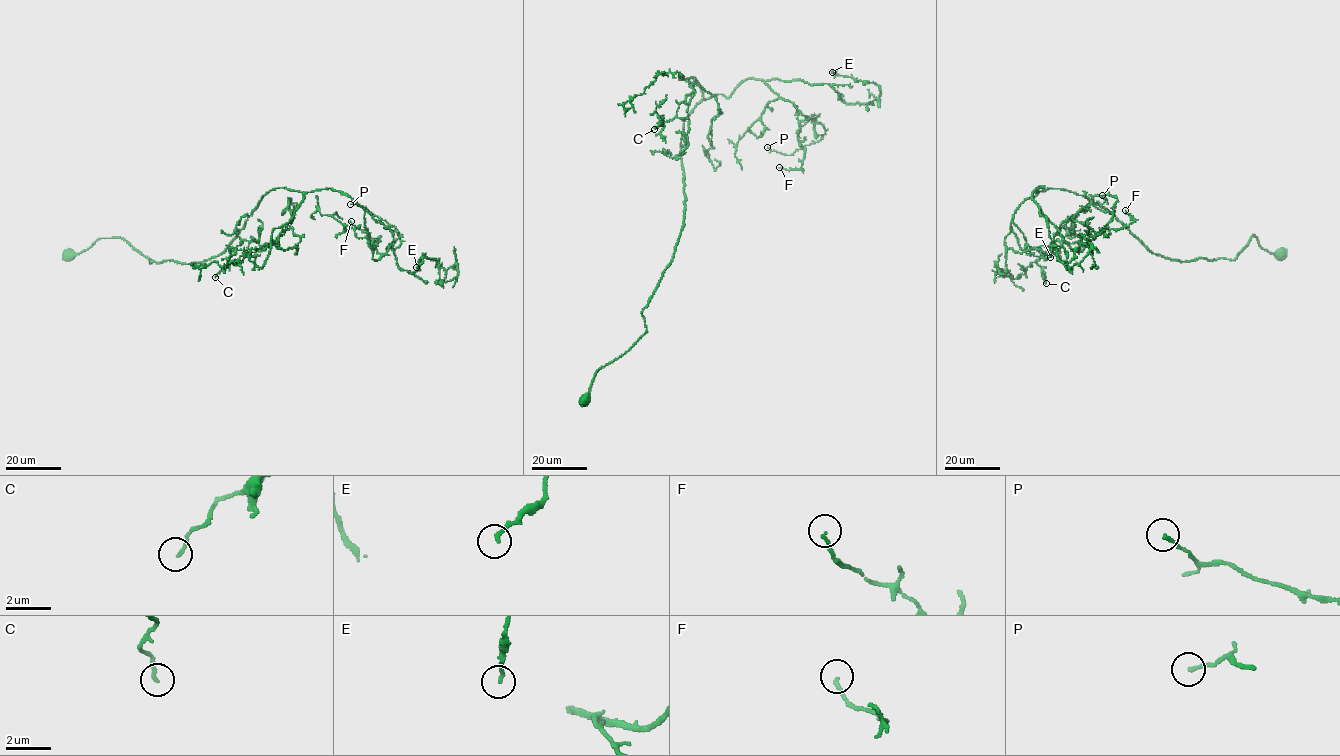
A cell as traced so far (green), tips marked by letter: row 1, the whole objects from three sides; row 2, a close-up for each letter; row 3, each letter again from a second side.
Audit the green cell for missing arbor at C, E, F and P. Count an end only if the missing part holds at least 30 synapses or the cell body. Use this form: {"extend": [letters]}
{"extend": []}

